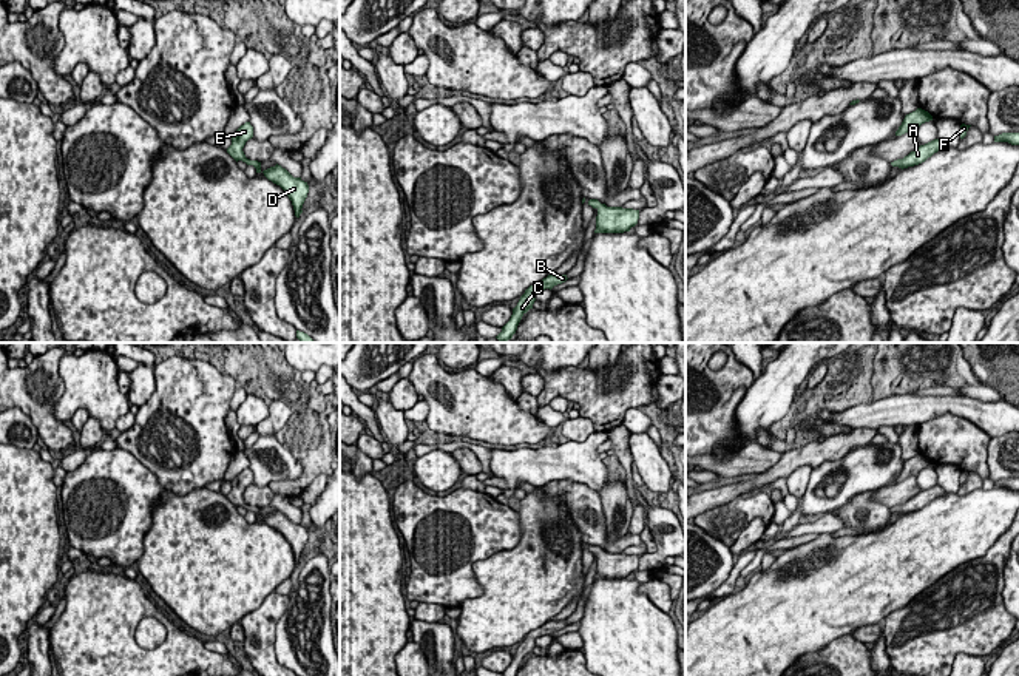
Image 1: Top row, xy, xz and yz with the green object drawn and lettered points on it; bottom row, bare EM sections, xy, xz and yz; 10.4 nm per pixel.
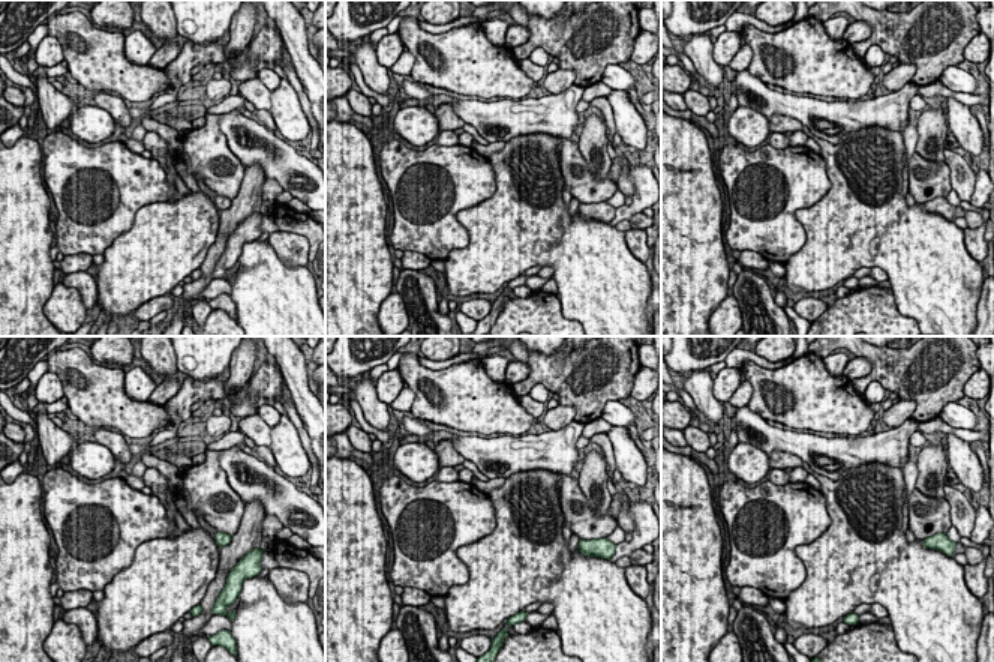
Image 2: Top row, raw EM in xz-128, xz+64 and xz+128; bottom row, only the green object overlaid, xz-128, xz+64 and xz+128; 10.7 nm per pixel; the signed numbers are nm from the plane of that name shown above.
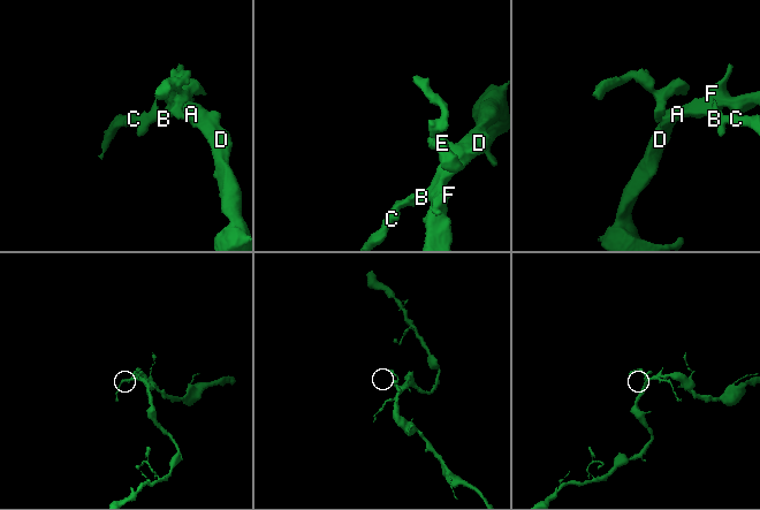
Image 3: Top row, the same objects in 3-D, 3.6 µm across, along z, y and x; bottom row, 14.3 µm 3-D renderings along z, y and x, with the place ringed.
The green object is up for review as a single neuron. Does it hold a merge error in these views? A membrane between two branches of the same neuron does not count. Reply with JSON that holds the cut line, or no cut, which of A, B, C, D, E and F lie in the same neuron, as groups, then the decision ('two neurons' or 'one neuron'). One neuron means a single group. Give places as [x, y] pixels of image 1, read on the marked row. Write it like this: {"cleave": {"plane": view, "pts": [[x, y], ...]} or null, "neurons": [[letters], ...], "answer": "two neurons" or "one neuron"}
{"cleave": null, "neurons": [["A", "B", "C", "D", "E", "F"]], "answer": "one neuron"}

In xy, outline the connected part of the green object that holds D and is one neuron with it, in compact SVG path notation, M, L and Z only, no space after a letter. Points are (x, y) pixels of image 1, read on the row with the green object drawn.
M281 165L270 167L262 171L264 176L273 184L279 185L289 199L292 201L295 216L300 218L303 213L303 204L309 193L309 185L301 177L293 177L286 168Z

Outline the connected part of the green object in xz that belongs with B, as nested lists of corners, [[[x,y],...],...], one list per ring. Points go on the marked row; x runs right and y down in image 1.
[[[548,275],[542,281],[536,282],[534,286],[530,286],[525,293],[520,296],[517,306],[513,309],[513,315],[510,321],[502,327],[502,332],[496,336],[500,343],[506,343],[513,338],[513,335],[517,330],[517,326],[522,319],[522,316],[533,309],[533,304],[536,301],[534,295],[545,289],[553,289],[557,284],[565,282],[568,278],[567,275]]]

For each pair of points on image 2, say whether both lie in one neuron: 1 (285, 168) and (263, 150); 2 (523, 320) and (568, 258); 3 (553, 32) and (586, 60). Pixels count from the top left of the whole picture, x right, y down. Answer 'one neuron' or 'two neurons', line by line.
1: one neuron
2: two neurons
3: one neuron

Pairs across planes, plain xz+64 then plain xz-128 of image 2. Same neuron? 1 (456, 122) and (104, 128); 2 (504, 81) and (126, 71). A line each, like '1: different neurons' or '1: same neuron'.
1: different neurons
2: same neuron

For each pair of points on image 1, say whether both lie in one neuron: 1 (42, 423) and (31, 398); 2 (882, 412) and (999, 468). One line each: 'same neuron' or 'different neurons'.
1: same neuron
2: different neurons

